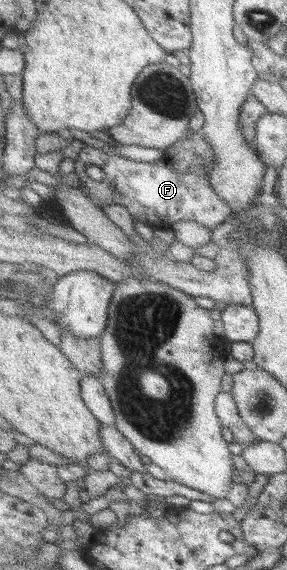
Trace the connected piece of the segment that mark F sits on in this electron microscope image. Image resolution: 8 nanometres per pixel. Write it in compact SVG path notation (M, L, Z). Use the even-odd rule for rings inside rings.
M84 145L74 161L74 172L81 181L80 189L90 201L104 209L108 205L124 206L136 216L136 220L148 226L173 226L180 221L194 221L214 230L232 217L232 208L213 189L210 180L199 166L193 166L191 172L179 172L175 164L165 155L153 163L132 161L107 149L96 149ZM88 164L100 167L105 172L102 181L92 180L86 174Z

